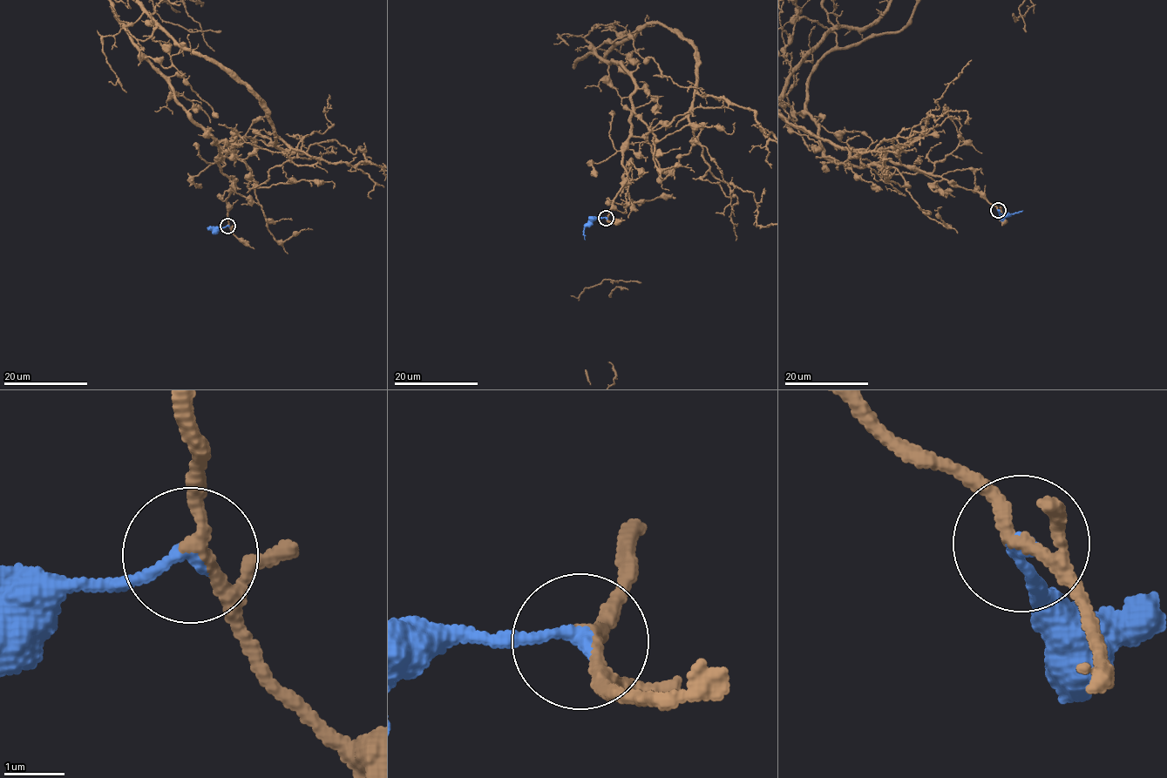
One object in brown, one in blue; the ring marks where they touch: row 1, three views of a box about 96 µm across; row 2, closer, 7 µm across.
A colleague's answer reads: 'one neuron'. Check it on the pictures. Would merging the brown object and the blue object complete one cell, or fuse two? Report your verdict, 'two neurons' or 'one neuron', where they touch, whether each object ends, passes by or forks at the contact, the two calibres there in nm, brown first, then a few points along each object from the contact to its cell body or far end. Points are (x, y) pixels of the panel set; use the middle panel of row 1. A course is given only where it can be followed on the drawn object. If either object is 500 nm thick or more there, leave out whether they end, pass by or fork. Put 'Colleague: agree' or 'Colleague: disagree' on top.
Colleague: agree
one neuron; at (606, 218); brown passes by; blue ends there; 190 nm thick on the brown side, 260 nm on the other; blue runs (606, 218), (593, 219), (584, 229), (585, 240)

